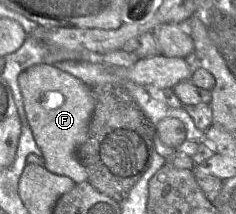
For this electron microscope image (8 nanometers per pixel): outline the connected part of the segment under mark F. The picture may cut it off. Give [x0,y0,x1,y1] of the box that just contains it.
[18,63,95,184]

